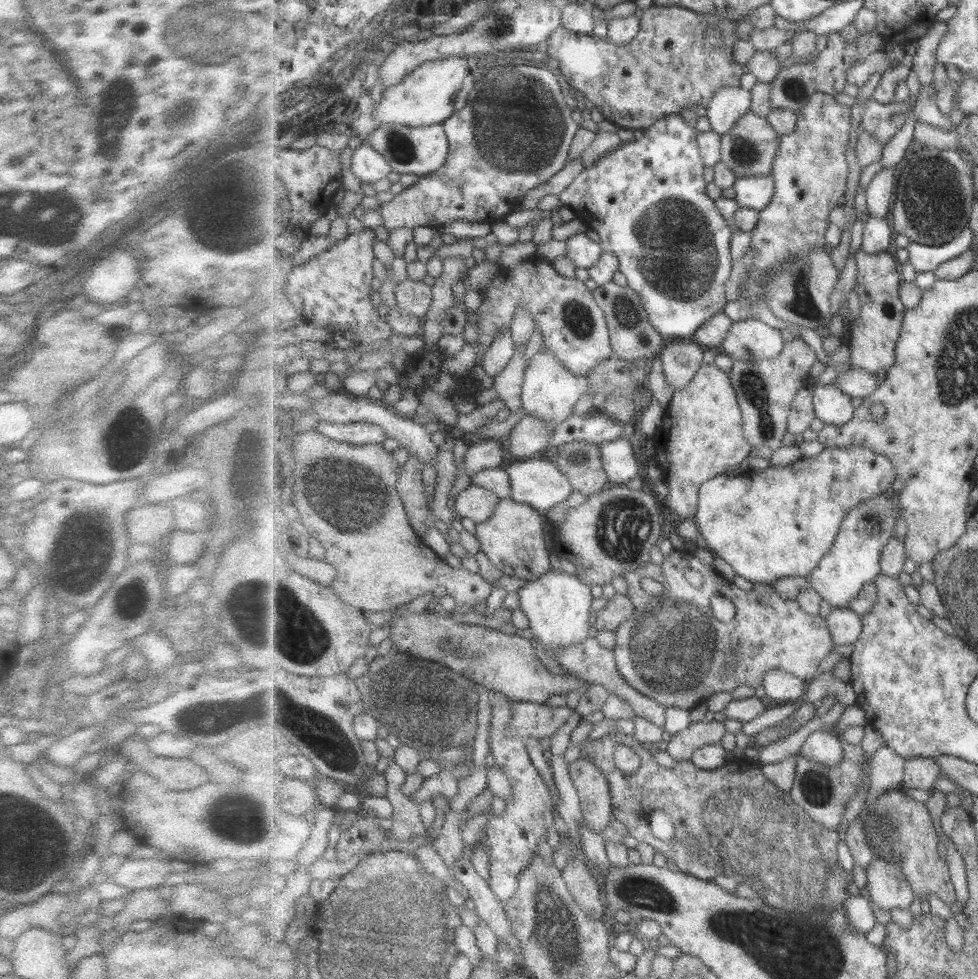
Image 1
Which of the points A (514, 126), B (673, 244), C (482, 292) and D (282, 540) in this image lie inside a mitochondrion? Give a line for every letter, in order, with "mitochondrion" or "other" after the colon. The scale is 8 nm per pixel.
A: mitochondrion
B: mitochondrion
C: other
D: other

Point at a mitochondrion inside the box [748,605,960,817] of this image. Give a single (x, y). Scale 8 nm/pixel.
(820, 783)

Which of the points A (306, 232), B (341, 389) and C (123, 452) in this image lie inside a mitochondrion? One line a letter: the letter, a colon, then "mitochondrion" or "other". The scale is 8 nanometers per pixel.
A: other
B: other
C: mitochondrion

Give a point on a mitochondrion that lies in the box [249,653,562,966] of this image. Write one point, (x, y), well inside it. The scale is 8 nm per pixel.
(312, 728)

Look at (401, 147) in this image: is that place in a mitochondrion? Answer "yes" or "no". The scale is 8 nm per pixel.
yes

